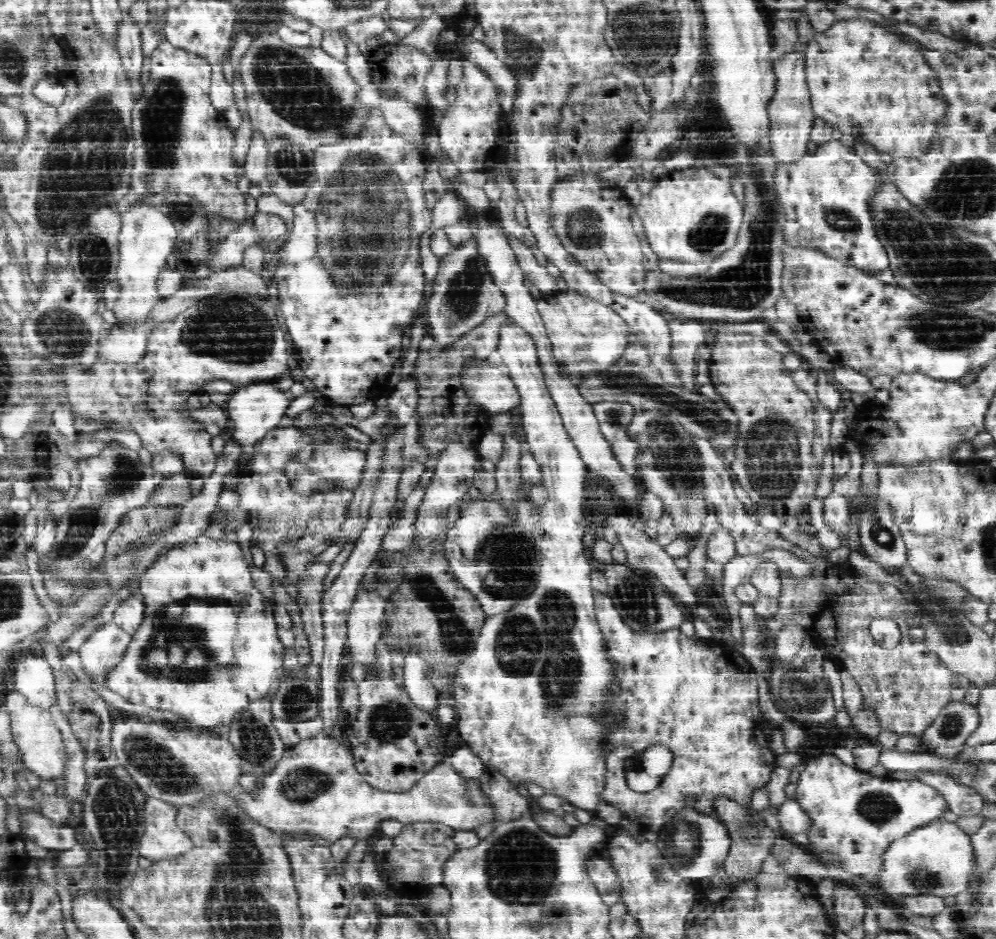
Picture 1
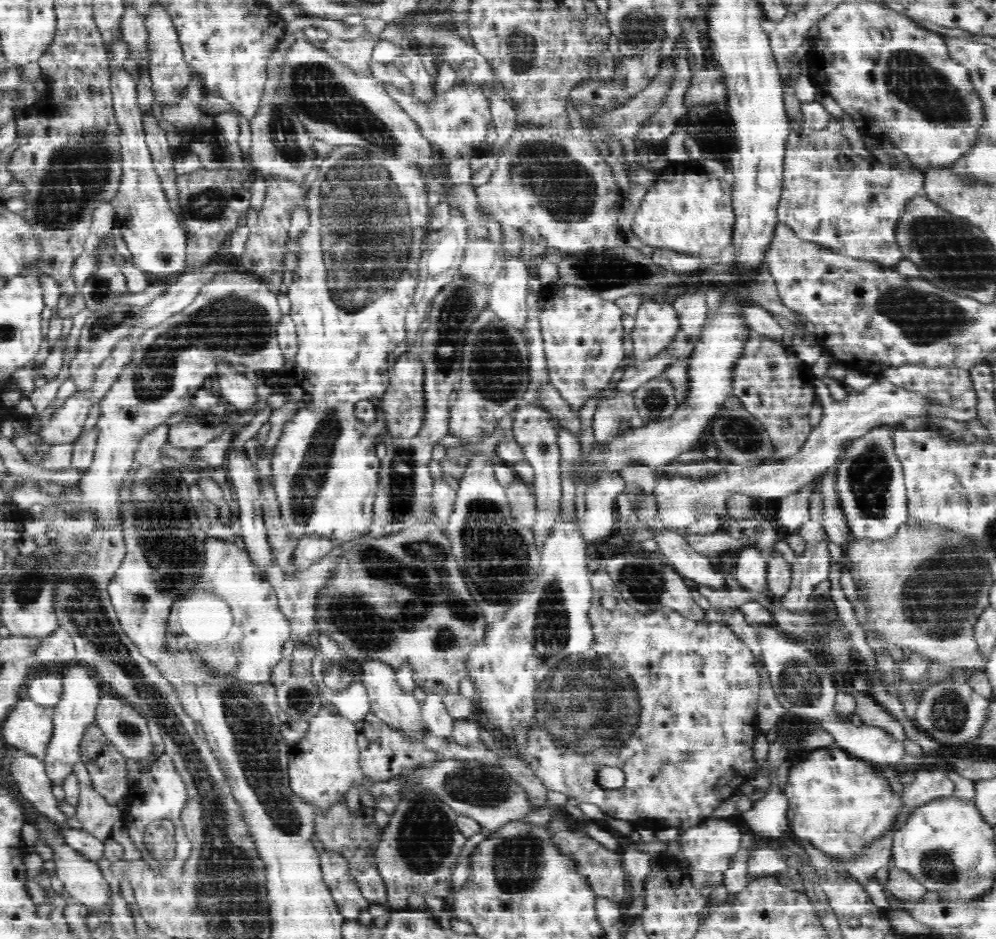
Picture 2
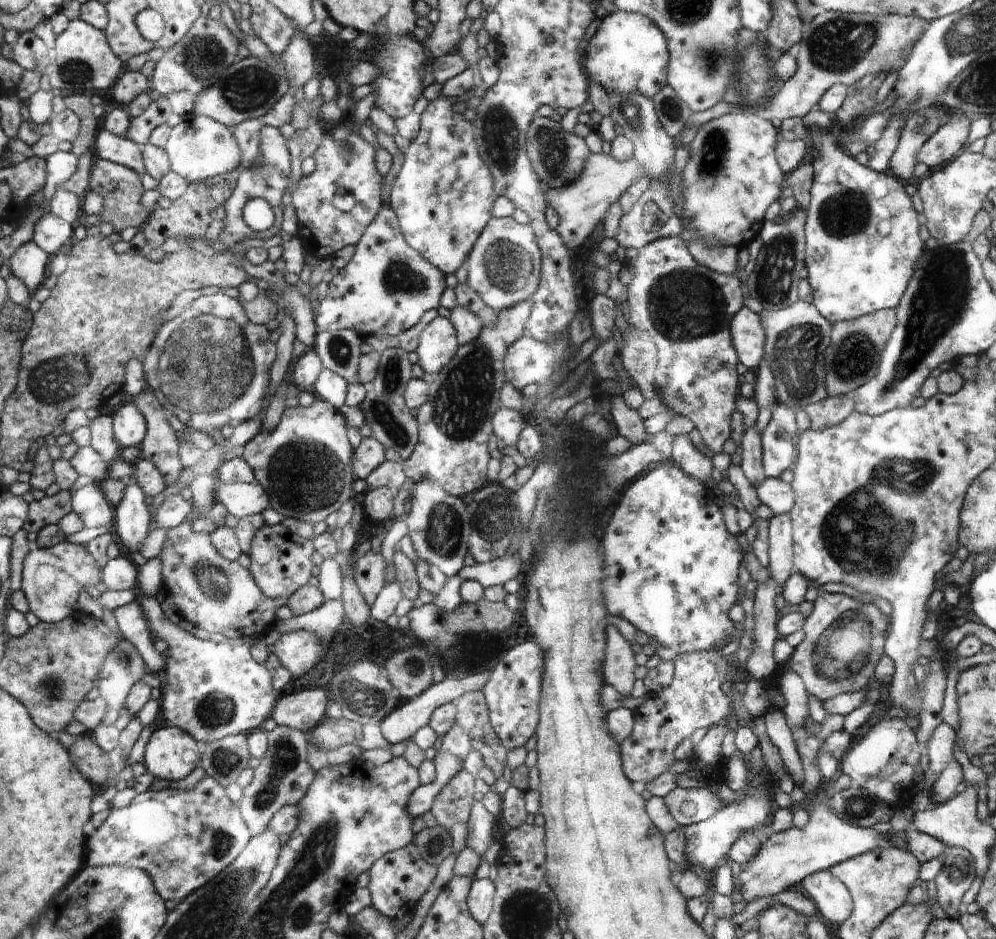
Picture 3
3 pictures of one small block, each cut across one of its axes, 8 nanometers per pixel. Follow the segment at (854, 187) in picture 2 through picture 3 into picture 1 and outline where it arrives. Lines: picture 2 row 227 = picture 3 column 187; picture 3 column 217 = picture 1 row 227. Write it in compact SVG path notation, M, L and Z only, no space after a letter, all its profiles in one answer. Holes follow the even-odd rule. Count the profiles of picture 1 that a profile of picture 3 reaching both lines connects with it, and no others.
M828 140L791 161L777 161L773 169L773 194L783 212L780 232L787 244L818 249L864 270L888 268L874 213L874 200L887 184L880 168L872 167L842 142Z

